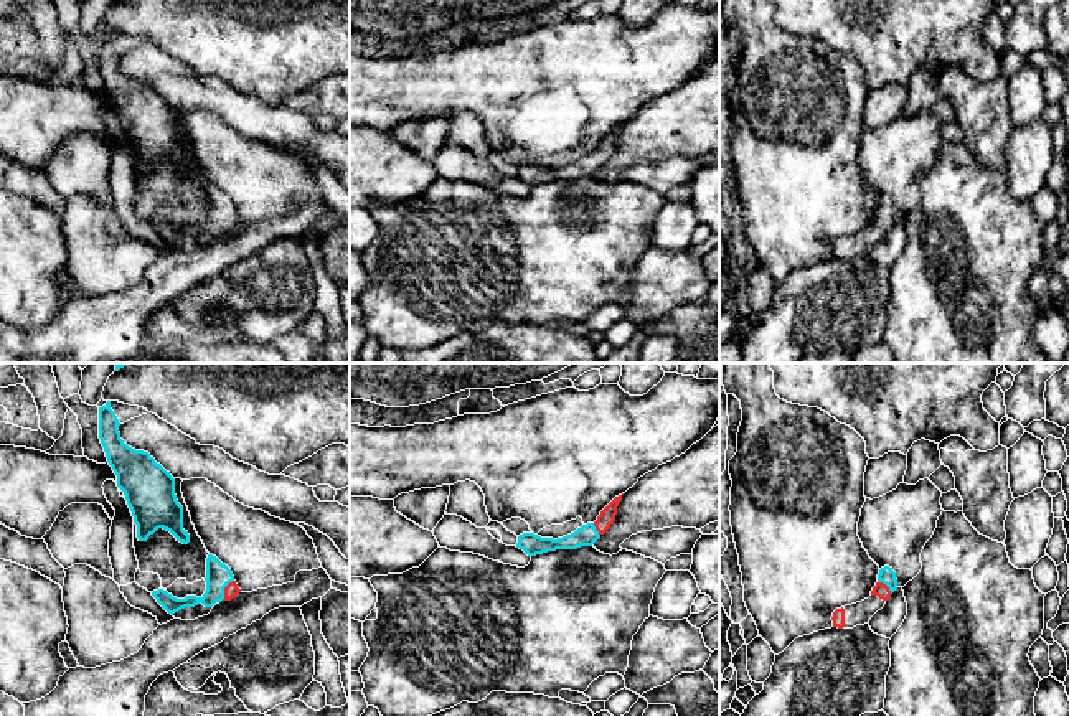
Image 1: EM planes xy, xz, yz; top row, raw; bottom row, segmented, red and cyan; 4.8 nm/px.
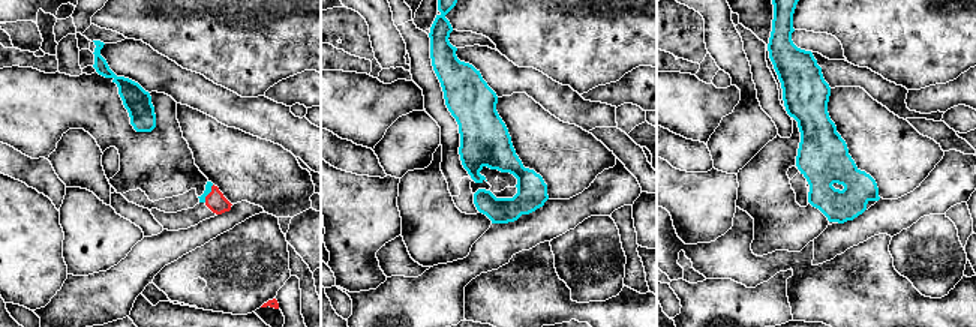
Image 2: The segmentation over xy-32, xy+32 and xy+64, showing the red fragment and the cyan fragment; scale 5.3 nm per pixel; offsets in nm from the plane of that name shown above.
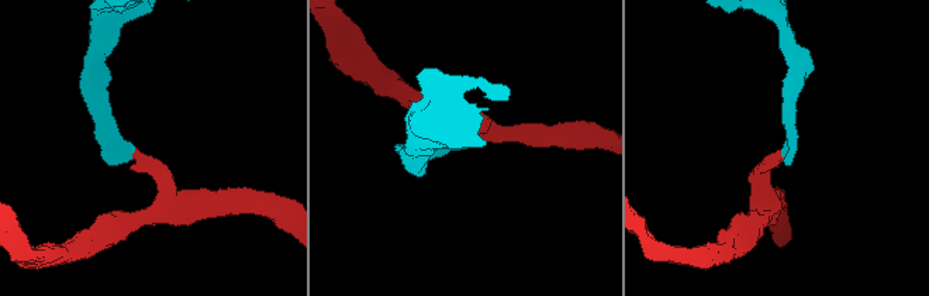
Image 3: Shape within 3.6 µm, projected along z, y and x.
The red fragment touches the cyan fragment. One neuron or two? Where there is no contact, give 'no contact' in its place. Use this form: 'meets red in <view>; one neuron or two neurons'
meets red in xy; one neuron

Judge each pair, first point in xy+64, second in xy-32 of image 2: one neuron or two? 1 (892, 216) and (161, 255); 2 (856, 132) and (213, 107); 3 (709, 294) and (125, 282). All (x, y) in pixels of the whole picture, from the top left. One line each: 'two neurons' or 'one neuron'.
1: one neuron
2: two neurons
3: one neuron

